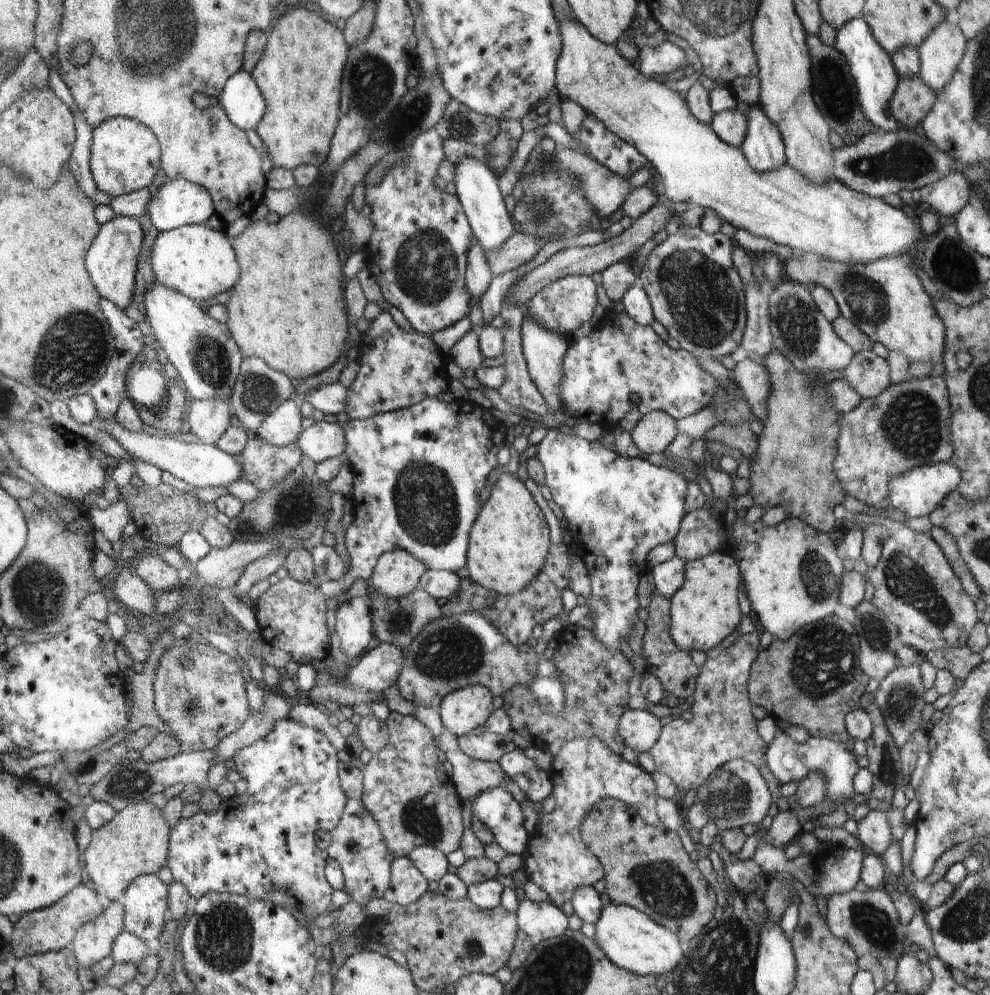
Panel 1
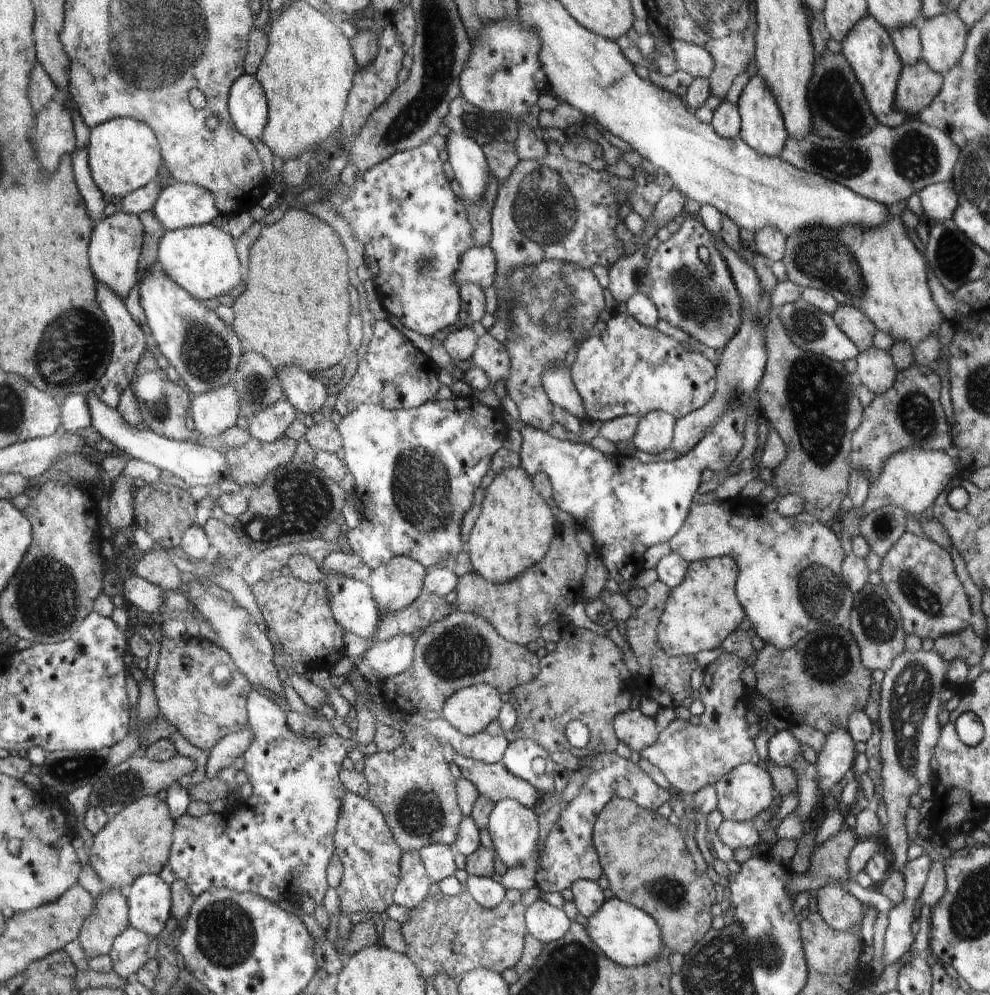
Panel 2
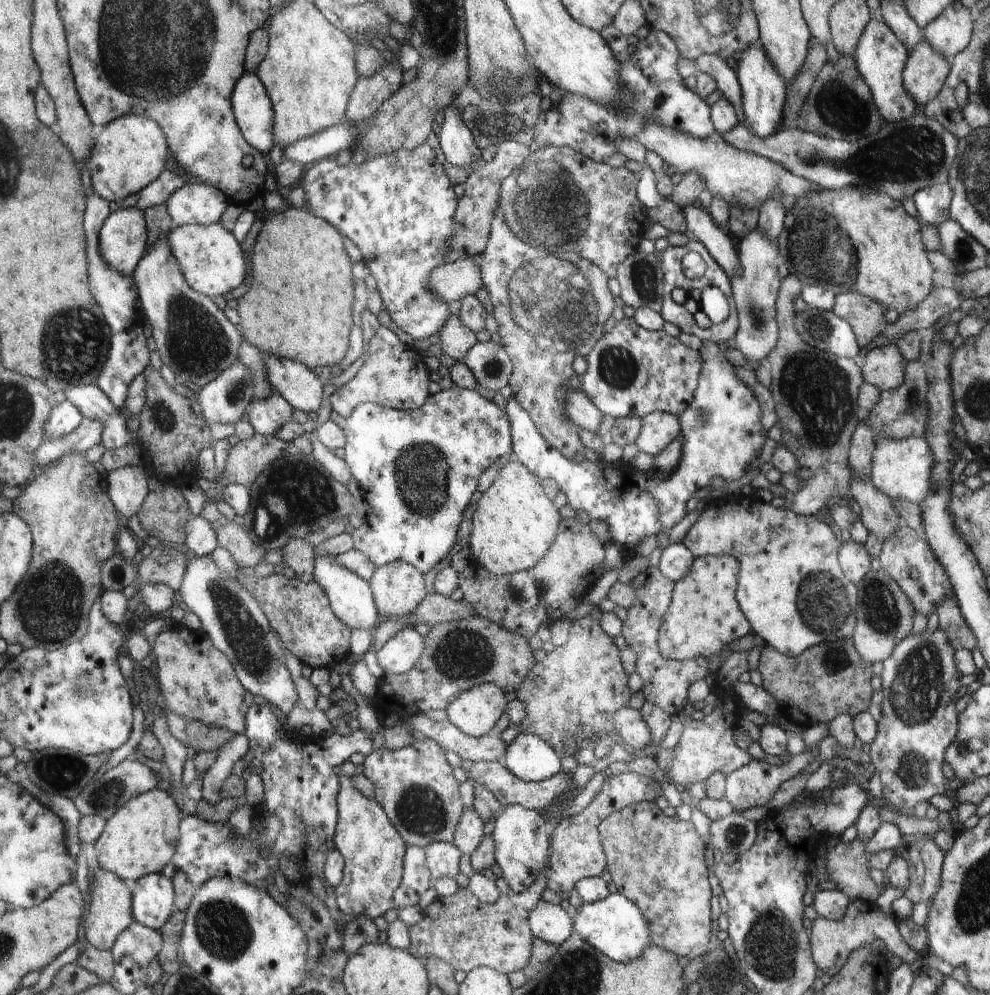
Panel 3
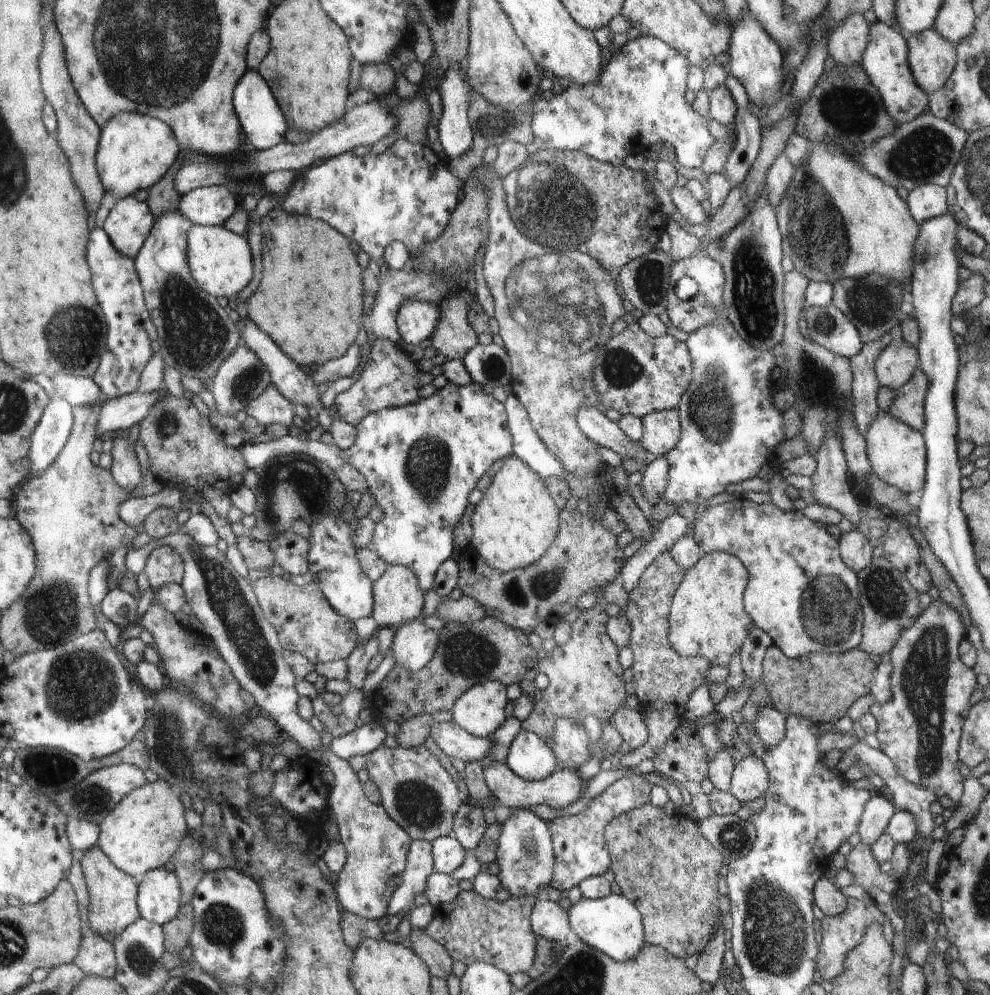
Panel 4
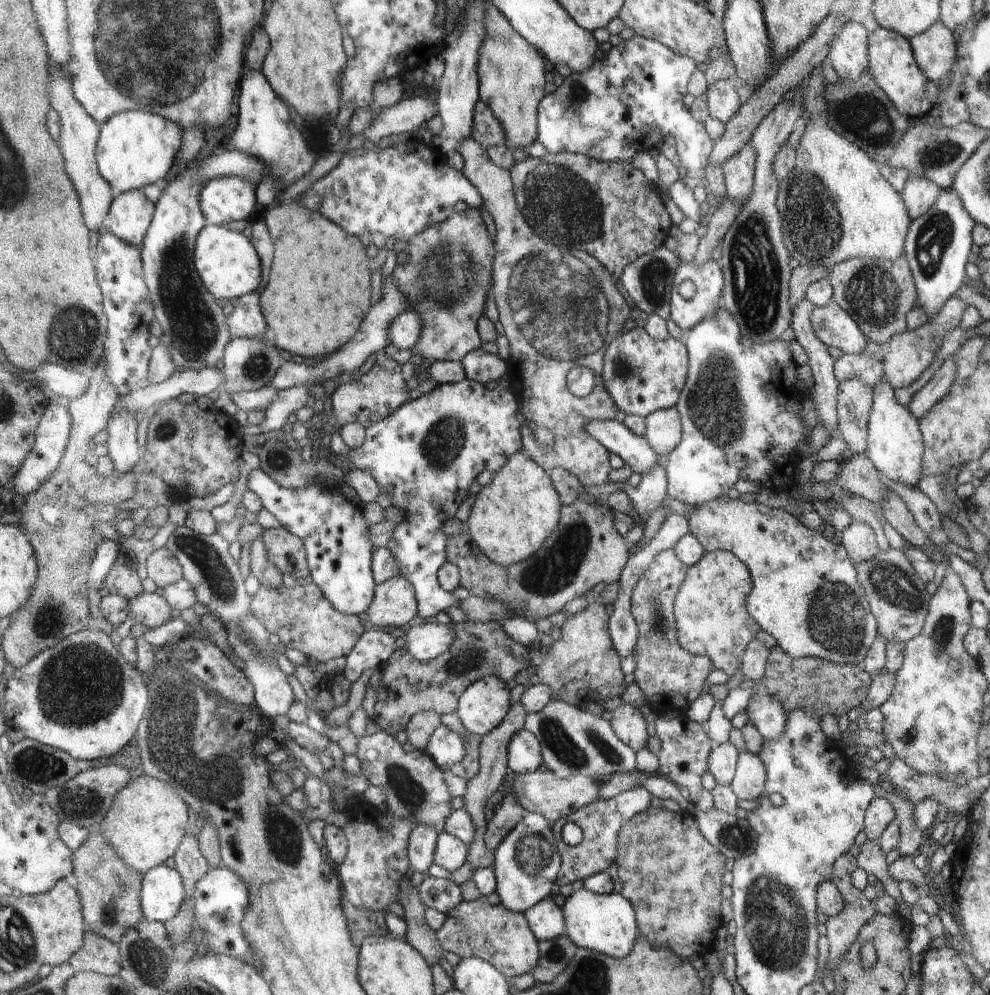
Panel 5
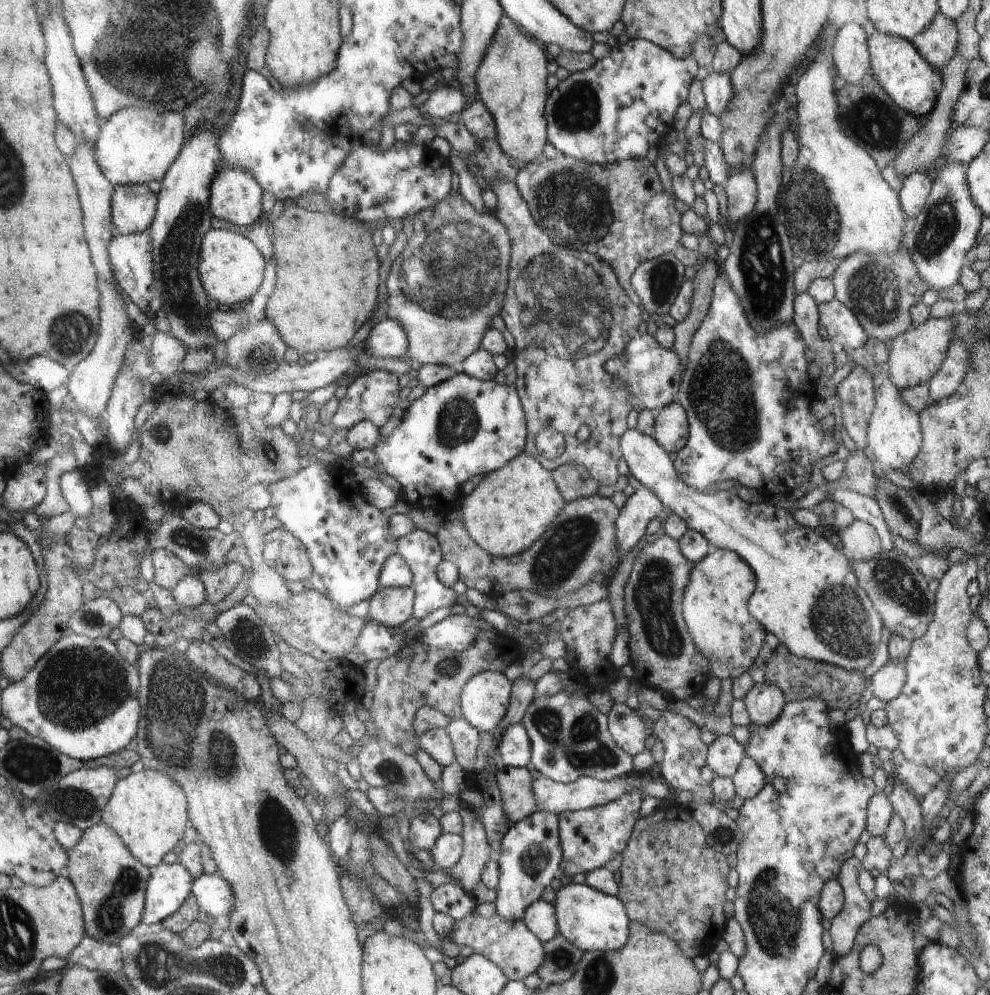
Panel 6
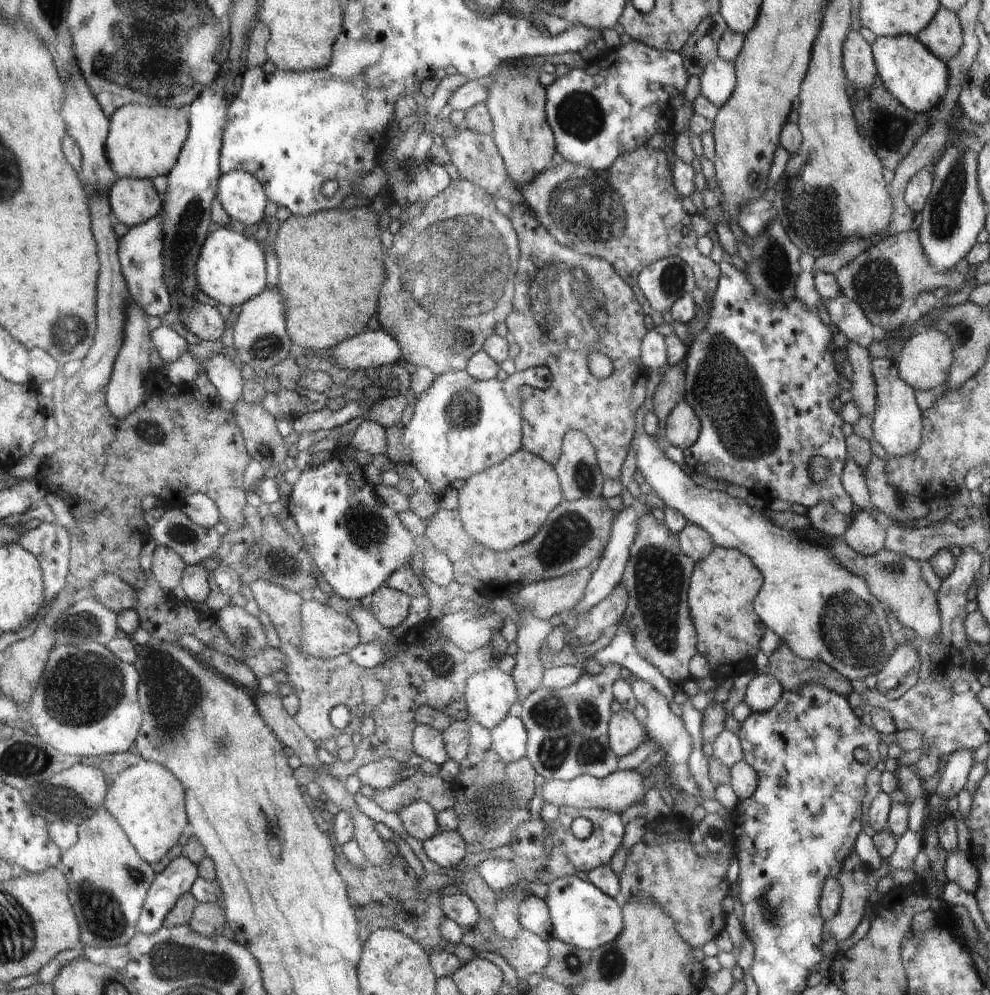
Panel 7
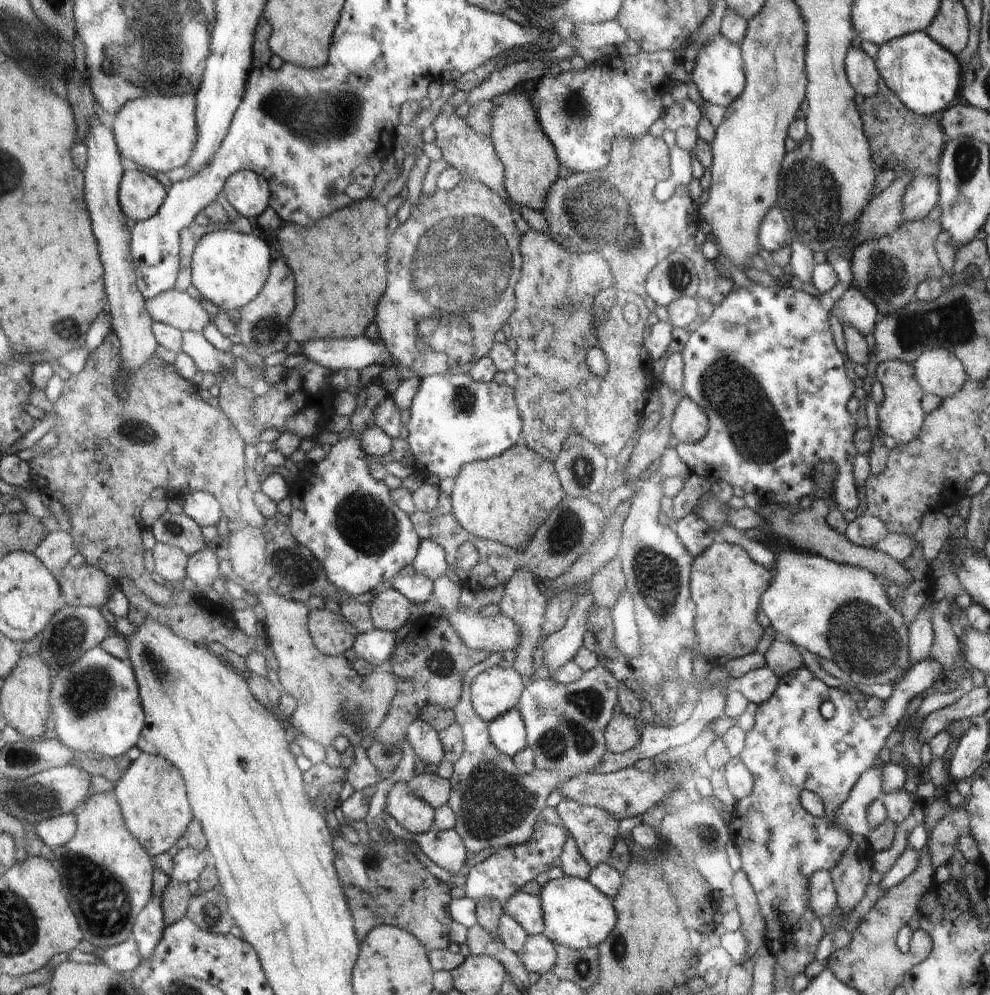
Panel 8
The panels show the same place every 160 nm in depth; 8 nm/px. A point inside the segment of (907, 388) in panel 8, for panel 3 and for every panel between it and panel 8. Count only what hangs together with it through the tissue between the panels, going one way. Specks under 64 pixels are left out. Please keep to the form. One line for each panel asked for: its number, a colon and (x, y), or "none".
3: (901, 468)
4: (897, 452)
5: (895, 445)
6: (894, 434)
7: (897, 424)

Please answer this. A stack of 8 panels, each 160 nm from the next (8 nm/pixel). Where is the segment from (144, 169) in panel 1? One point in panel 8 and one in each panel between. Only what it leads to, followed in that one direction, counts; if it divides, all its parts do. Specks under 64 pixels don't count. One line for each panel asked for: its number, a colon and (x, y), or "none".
2: (123, 154)
3: (130, 152)
4: (135, 151)
5: (136, 148)
6: (136, 145)
7: (145, 141)
8: (160, 132)

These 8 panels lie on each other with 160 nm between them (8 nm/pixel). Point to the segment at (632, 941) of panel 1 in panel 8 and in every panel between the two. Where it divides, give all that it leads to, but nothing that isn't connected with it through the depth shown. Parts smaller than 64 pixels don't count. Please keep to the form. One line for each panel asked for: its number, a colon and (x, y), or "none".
2: (628, 936)
3: (615, 925)
4: (614, 925)
5: (606, 923)
6: (591, 920)
7: (584, 916)
8: (576, 914)

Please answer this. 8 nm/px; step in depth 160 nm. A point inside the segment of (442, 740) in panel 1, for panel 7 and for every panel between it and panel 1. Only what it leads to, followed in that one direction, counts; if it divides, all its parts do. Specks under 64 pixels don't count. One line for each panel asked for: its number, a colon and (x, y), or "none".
2: (495, 781)
3: (509, 789)
4: (561, 788)
5: (543, 792)
6: (585, 793)
7: (617, 792)

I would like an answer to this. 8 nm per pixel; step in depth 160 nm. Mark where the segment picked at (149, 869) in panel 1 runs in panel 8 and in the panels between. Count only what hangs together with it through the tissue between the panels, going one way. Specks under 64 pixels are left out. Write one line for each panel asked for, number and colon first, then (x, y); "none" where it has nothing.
2: (133, 843)
3: (139, 839)
4: (141, 834)
5: (146, 823)
6: (148, 808)
7: (147, 798)
8: (155, 808)

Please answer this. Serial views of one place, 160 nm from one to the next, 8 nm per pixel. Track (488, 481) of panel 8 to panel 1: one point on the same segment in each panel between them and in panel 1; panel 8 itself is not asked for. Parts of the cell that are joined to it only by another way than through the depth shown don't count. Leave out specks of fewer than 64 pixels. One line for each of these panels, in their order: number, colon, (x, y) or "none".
1: (509, 544)
2: (515, 528)
3: (515, 523)
4: (515, 522)
5: (511, 517)
6: (510, 508)
7: (501, 507)

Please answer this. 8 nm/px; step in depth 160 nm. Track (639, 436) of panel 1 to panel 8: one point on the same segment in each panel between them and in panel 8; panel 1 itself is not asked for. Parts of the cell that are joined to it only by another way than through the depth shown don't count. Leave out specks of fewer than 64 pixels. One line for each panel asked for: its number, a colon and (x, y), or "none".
2: (654, 434)
3: (659, 429)
4: (662, 429)
5: (664, 431)
6: (672, 429)
7: (683, 428)
8: (689, 424)

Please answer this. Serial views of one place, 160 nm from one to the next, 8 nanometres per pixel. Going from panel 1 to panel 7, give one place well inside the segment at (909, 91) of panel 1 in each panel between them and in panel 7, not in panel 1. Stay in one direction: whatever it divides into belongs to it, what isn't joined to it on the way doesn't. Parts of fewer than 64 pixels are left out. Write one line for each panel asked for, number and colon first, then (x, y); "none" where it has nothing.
2: (917, 86)
3: (925, 71)
4: (932, 58)
5: (935, 50)
6: (937, 44)
7: (943, 36)

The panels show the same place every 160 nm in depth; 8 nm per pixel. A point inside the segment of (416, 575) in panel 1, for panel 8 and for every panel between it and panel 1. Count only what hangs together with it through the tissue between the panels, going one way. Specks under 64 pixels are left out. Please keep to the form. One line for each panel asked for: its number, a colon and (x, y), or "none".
2: (396, 585)
3: (398, 586)
4: (398, 596)
5: (395, 604)
6: (391, 606)
7: (390, 606)
8: (389, 610)

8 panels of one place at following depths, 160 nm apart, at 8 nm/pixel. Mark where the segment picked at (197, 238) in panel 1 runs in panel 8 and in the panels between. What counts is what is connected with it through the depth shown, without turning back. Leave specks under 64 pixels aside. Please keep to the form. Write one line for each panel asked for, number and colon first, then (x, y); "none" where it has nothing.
2: (202, 259)
3: (210, 257)
4: (220, 261)
5: (228, 264)
6: (231, 267)
7: (231, 269)
8: (228, 268)

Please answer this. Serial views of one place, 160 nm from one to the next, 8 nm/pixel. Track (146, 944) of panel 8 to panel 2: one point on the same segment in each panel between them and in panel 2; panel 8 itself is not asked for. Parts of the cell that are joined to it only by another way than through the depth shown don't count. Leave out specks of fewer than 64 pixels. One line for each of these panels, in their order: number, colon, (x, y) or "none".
2: (149, 896)
3: (154, 895)
4: (159, 892)
5: (163, 894)
6: (170, 885)
7: (177, 878)

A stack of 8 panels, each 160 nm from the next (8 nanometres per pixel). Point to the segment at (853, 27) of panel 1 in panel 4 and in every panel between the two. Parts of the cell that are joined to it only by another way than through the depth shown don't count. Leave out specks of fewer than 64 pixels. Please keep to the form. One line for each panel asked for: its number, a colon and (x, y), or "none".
2: (868, 48)
3: (880, 57)
4: (885, 61)

